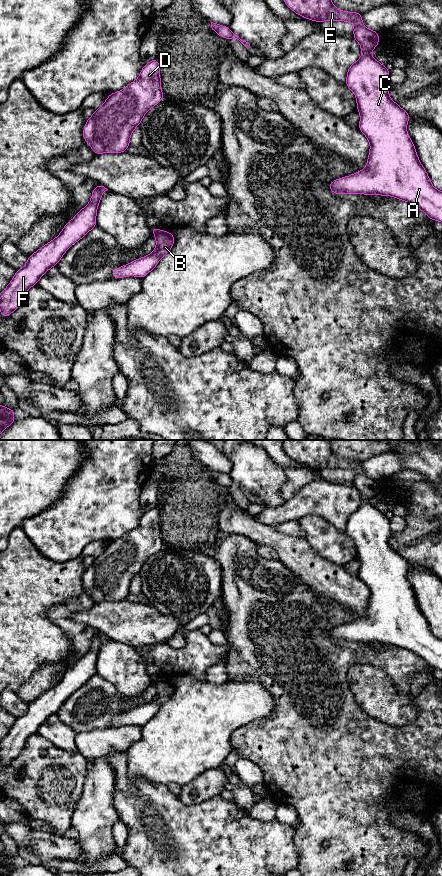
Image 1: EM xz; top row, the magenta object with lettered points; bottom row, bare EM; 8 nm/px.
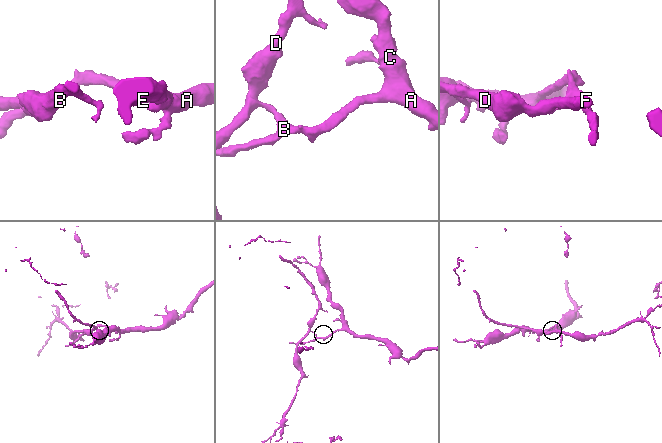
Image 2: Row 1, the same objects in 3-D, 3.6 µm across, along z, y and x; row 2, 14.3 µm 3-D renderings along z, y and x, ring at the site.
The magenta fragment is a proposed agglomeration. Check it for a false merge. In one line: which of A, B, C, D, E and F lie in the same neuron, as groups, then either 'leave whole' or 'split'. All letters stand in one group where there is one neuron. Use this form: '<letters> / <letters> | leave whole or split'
A B C E / D F | split

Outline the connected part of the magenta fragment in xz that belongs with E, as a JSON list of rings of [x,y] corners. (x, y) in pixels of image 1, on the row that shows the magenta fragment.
[[[283,0],[296,14],[315,21],[345,21],[354,24],[353,38],[360,44],[362,56],[347,71],[345,85],[356,96],[360,113],[358,129],[370,143],[366,167],[350,176],[332,181],[328,188],[334,194],[365,194],[392,196],[411,203],[422,210],[430,220],[442,222],[442,192],[433,187],[427,171],[420,163],[414,143],[406,126],[410,115],[388,95],[392,85],[388,67],[375,60],[371,51],[379,45],[379,32],[363,25],[362,13],[338,10],[331,0]]]

